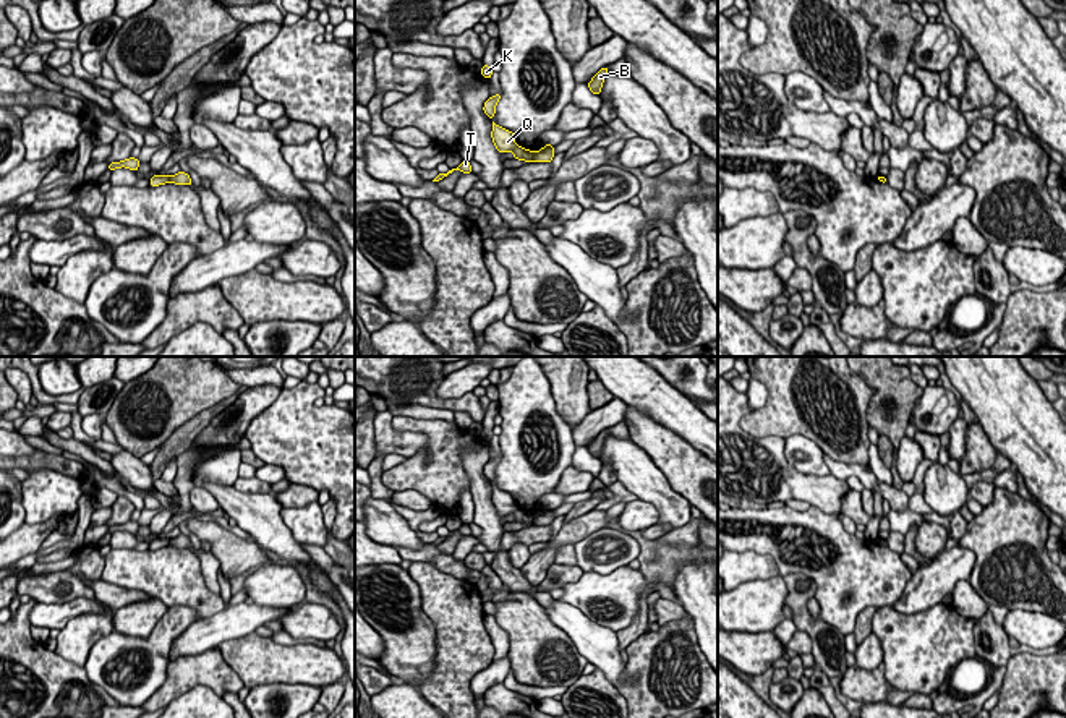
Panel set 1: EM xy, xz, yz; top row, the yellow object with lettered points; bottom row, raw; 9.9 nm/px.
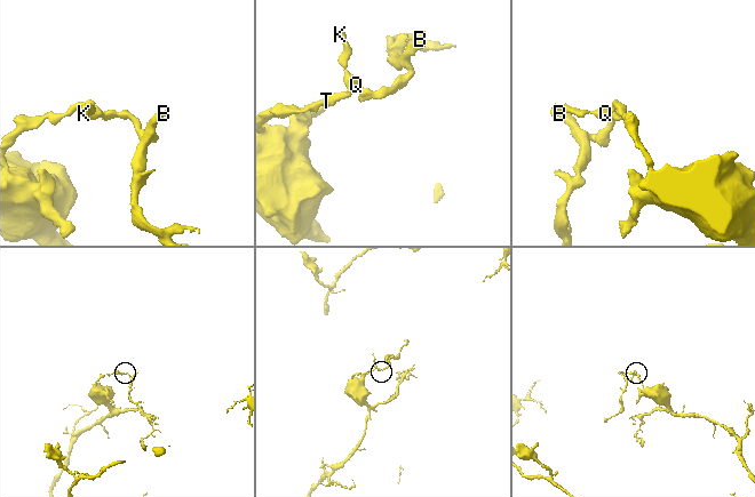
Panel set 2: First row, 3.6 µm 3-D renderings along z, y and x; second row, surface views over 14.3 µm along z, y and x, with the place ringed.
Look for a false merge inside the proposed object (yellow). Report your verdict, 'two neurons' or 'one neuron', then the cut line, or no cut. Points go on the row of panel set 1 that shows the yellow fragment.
two neurons | xz (535, 153), (532, 159)

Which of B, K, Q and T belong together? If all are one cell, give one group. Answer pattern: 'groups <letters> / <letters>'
groups B / K Q T

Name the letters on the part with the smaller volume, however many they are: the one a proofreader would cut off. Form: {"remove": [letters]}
{"remove": ["B"]}

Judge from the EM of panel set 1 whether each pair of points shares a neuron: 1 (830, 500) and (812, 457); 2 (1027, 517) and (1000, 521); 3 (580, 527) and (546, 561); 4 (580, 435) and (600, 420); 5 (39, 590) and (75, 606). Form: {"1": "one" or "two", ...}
{"1": "two", "2": "one", "3": "one", "4": "one", "5": "two"}

